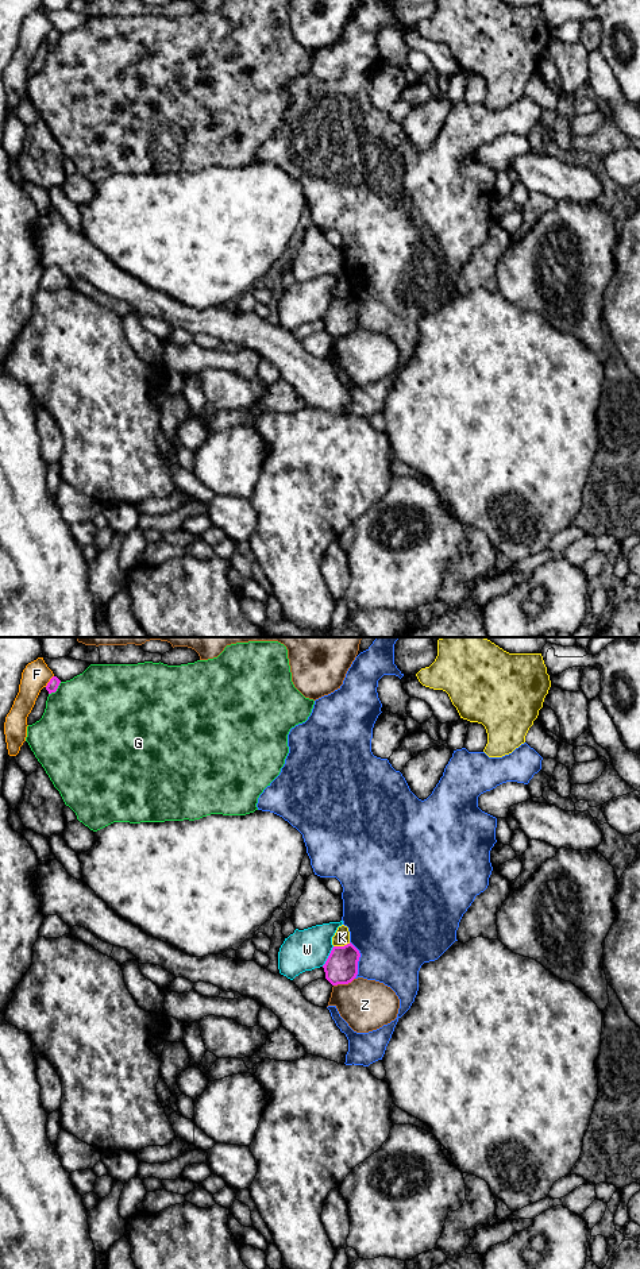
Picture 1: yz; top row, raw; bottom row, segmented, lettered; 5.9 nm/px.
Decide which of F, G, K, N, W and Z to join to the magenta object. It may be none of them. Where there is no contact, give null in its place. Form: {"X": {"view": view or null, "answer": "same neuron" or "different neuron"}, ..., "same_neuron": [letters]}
{"F": {"view": "yz", "answer": "different neuron"}, "G": {"view": "yz", "answer": "different neuron"}, "K": {"view": "yz", "answer": "different neuron"}, "N": {"view": "yz", "answer": "different neuron"}, "W": {"view": "yz", "answer": "different neuron"}, "Z": {"view": "yz", "answer": "different neuron"}, "same_neuron": []}

